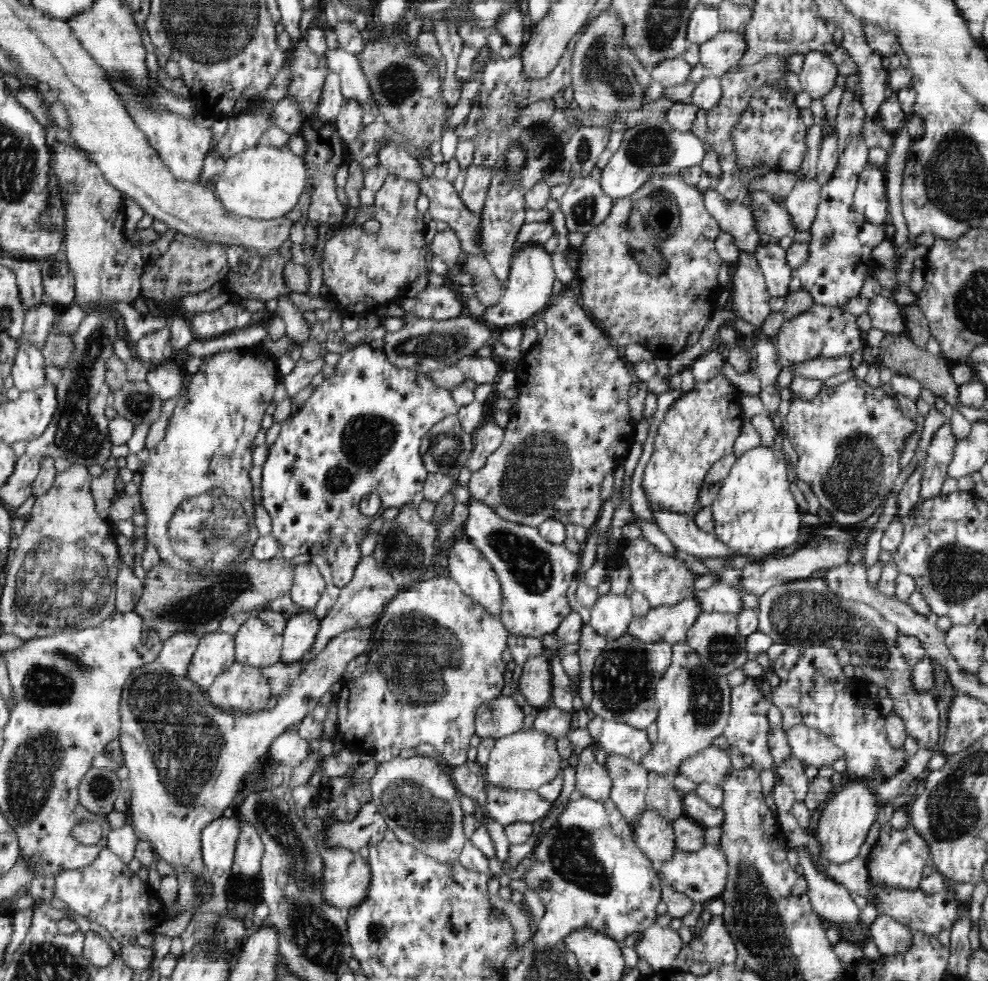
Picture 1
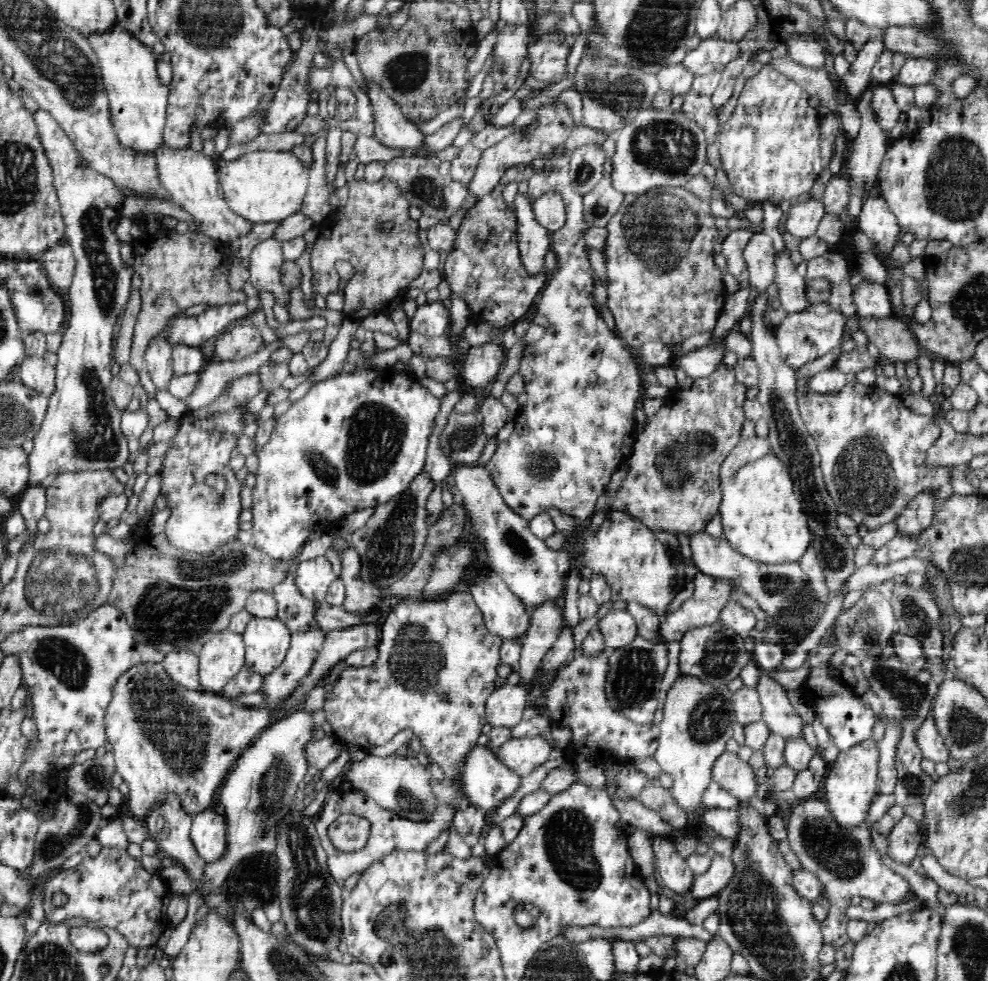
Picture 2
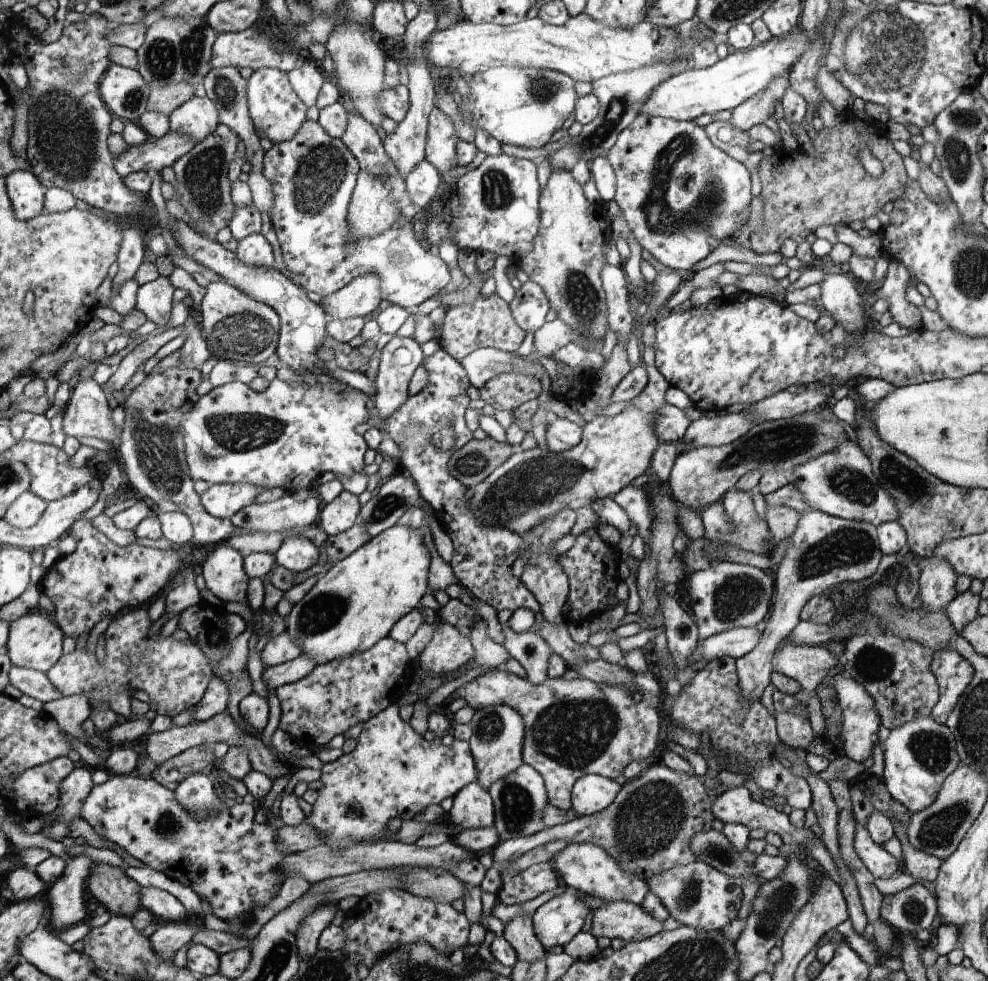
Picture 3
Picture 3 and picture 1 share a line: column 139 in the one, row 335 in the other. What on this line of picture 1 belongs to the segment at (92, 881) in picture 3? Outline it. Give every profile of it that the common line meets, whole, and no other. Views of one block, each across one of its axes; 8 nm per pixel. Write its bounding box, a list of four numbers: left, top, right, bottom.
[878,331,962,410]

